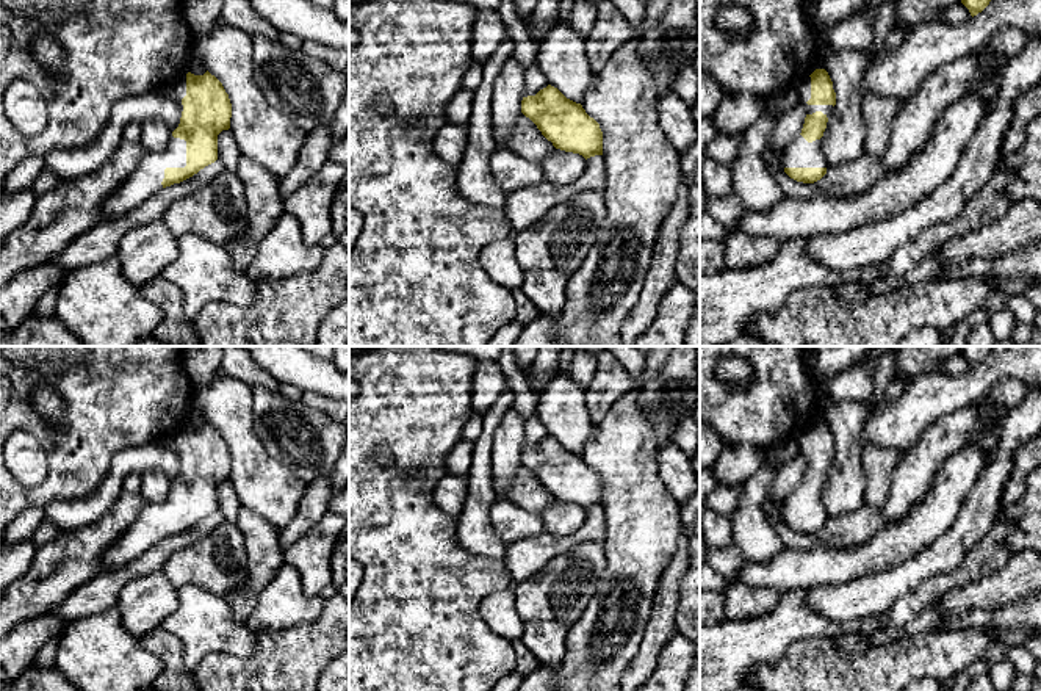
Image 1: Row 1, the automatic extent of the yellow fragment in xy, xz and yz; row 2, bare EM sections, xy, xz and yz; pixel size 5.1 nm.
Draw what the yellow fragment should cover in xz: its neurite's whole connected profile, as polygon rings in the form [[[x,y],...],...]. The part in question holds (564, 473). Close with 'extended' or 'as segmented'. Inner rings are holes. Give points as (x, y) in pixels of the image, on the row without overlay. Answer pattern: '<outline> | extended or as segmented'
[[[548,436],[535,447],[523,448],[521,464],[529,469],[556,500],[582,506],[603,506],[603,483],[581,454]]] | as segmented

